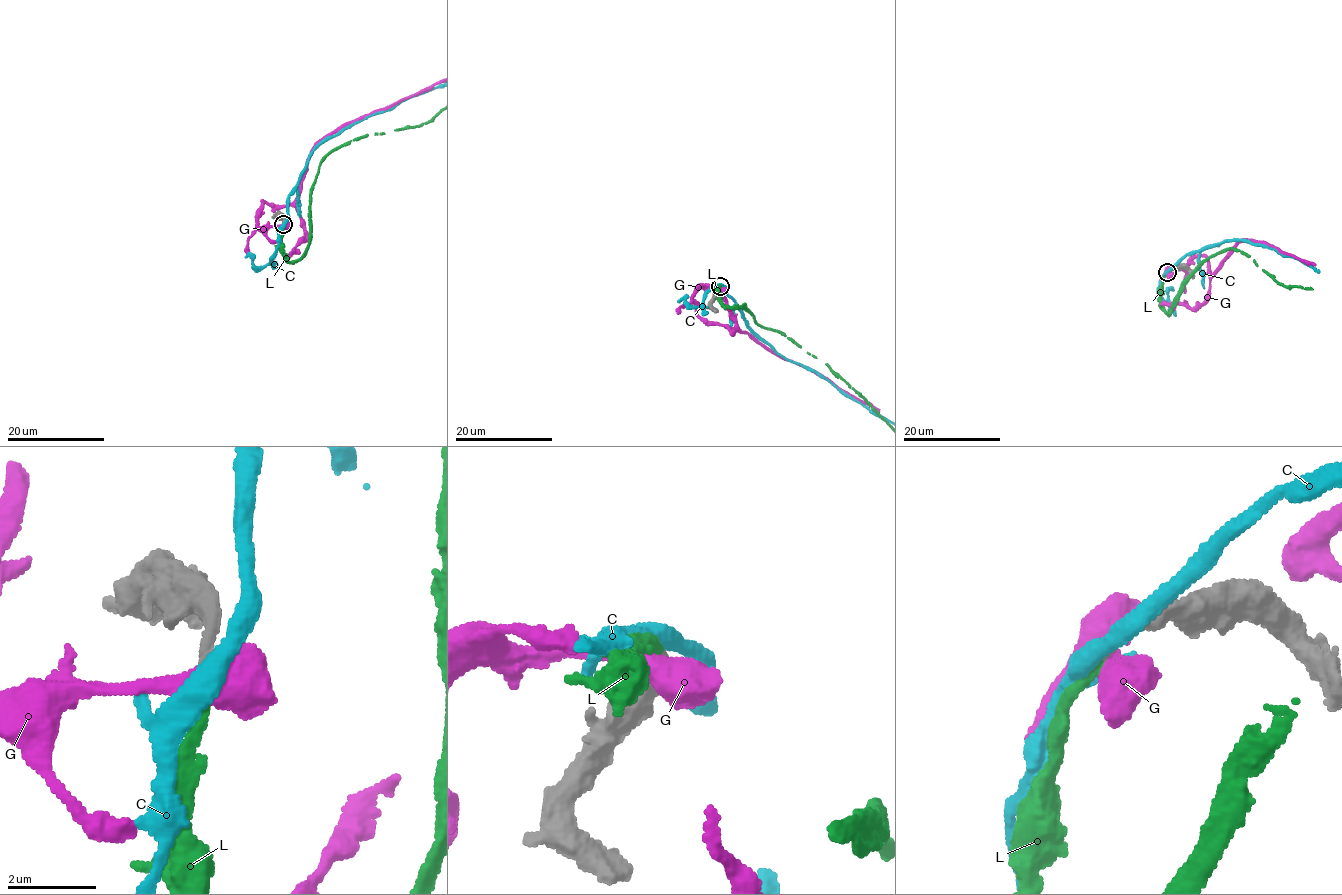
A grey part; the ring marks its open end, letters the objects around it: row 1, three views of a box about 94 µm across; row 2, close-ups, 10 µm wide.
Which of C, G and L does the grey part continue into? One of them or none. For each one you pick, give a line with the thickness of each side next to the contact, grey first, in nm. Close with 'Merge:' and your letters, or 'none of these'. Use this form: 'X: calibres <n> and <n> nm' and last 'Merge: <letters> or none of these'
L: calibres 240 and 240 nm
Merge: L

